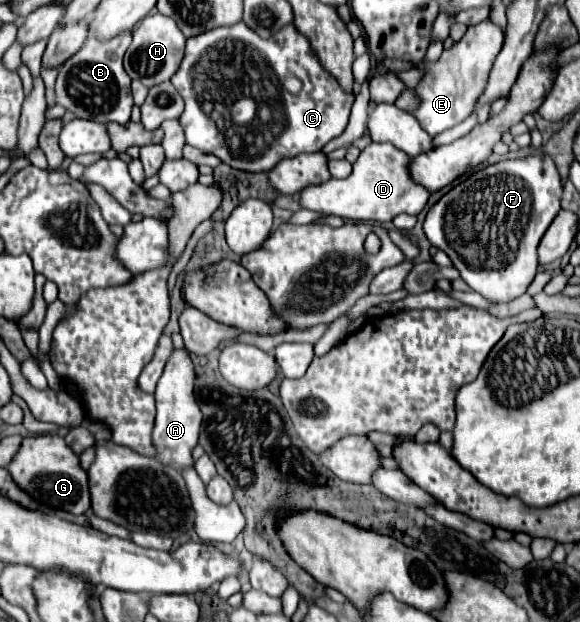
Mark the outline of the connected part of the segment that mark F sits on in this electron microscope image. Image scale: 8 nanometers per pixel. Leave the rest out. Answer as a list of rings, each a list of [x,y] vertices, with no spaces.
[[[537,151],[521,159],[503,159],[475,171],[471,177],[443,195],[427,213],[423,231],[431,245],[445,251],[459,269],[461,279],[479,295],[495,303],[509,303],[521,297],[537,273],[537,245],[551,221],[561,211],[561,175],[551,155]]]

